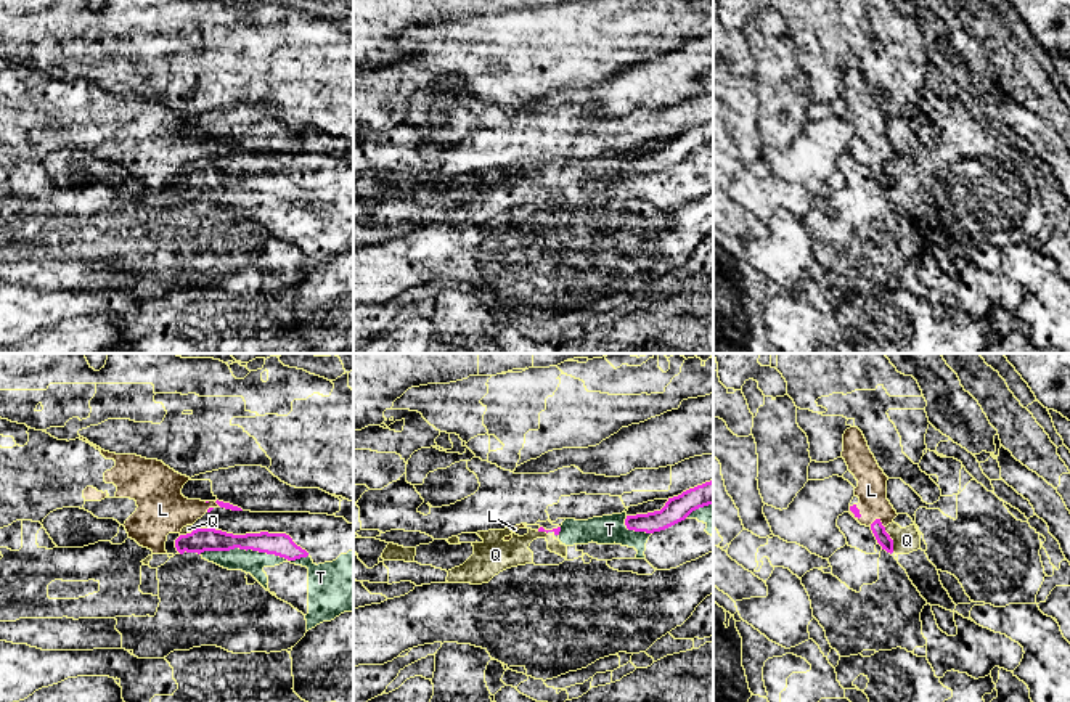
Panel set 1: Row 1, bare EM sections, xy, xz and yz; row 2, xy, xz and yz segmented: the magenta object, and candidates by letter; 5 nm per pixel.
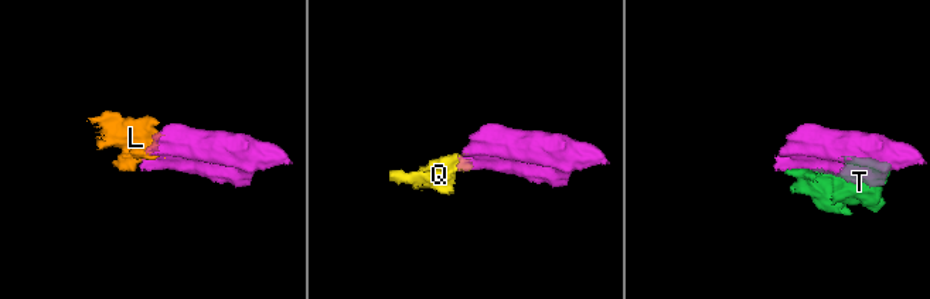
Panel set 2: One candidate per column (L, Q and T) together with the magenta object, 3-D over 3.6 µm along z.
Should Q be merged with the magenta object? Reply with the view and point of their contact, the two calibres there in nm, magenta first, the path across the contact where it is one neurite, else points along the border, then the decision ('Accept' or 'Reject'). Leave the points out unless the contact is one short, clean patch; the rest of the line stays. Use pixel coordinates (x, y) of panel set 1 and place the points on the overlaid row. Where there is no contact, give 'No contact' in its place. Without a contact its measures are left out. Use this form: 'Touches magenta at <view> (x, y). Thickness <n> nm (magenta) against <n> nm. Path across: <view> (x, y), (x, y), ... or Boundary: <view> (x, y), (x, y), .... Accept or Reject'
Touches magenta at yz (892, 540). Thickness 70 nm (magenta) against 130 nm. Boundary: yz (884, 527), (892, 540), (894, 551). Reject

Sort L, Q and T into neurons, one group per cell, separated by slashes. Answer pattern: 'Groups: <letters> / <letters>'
Groups: L / Q T

